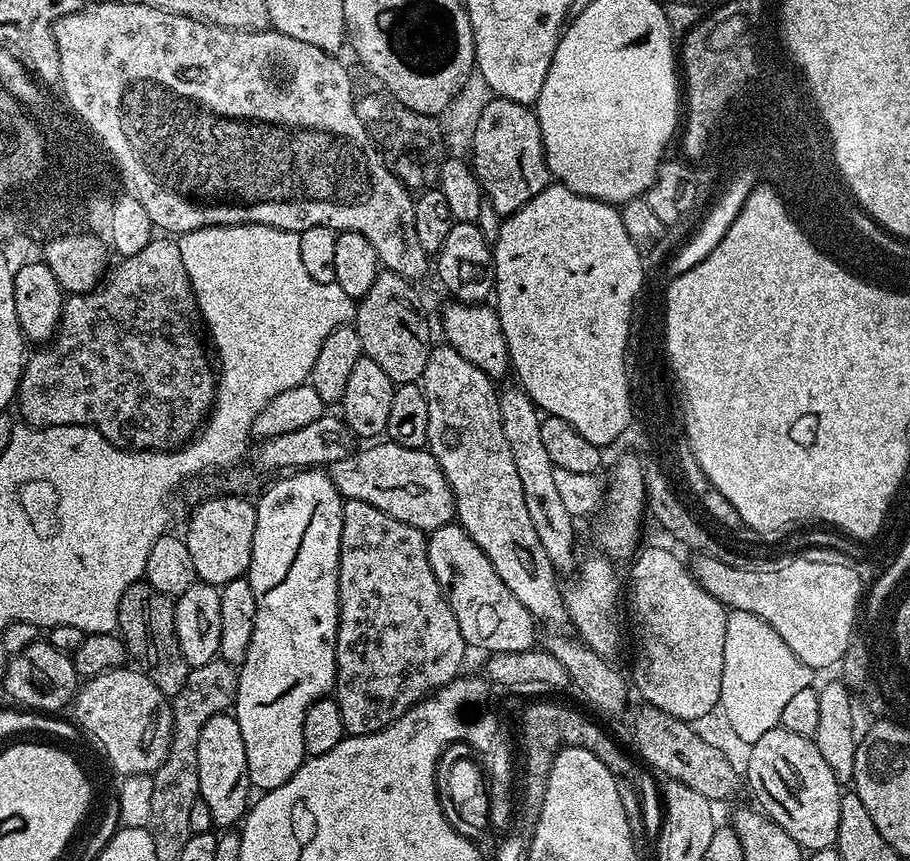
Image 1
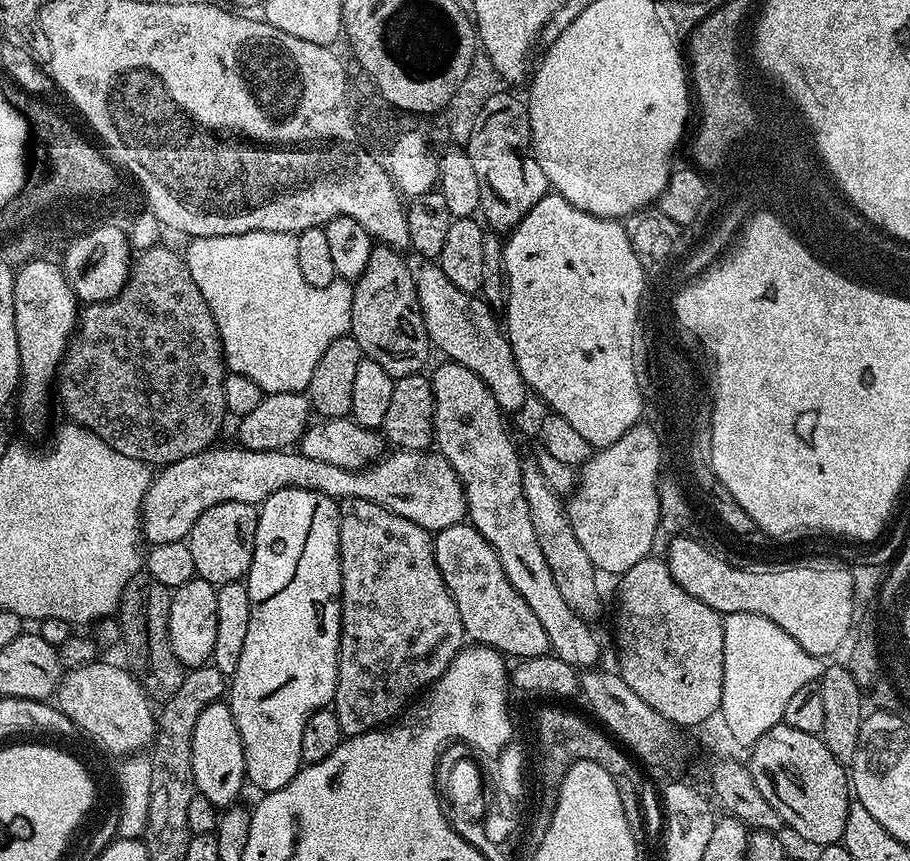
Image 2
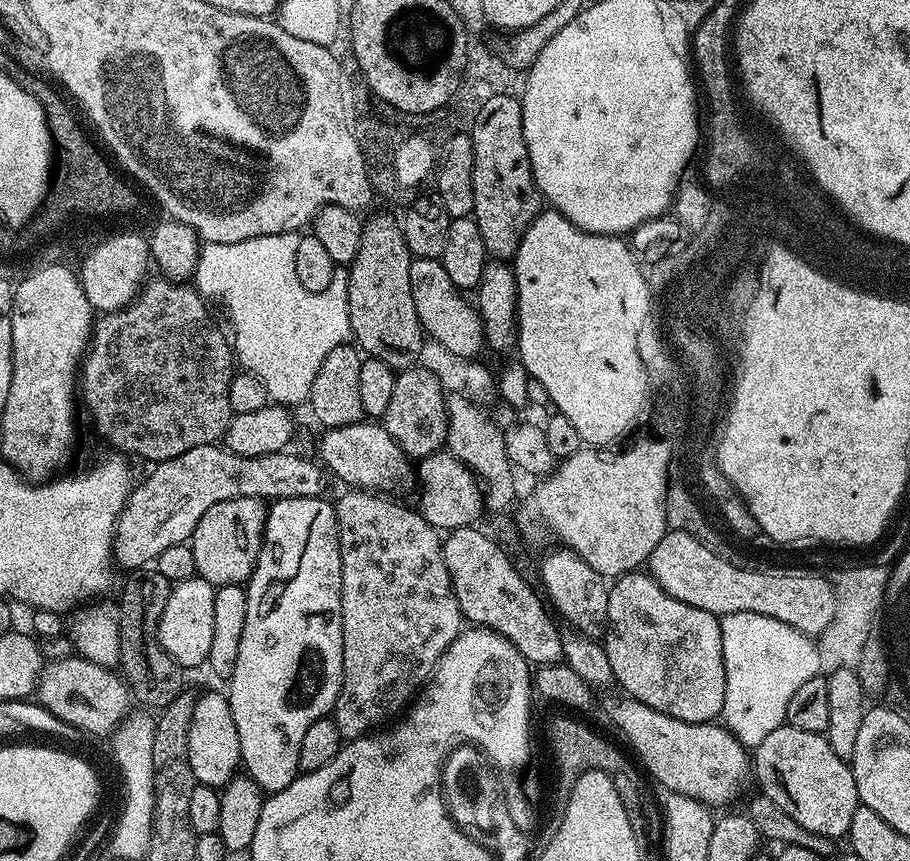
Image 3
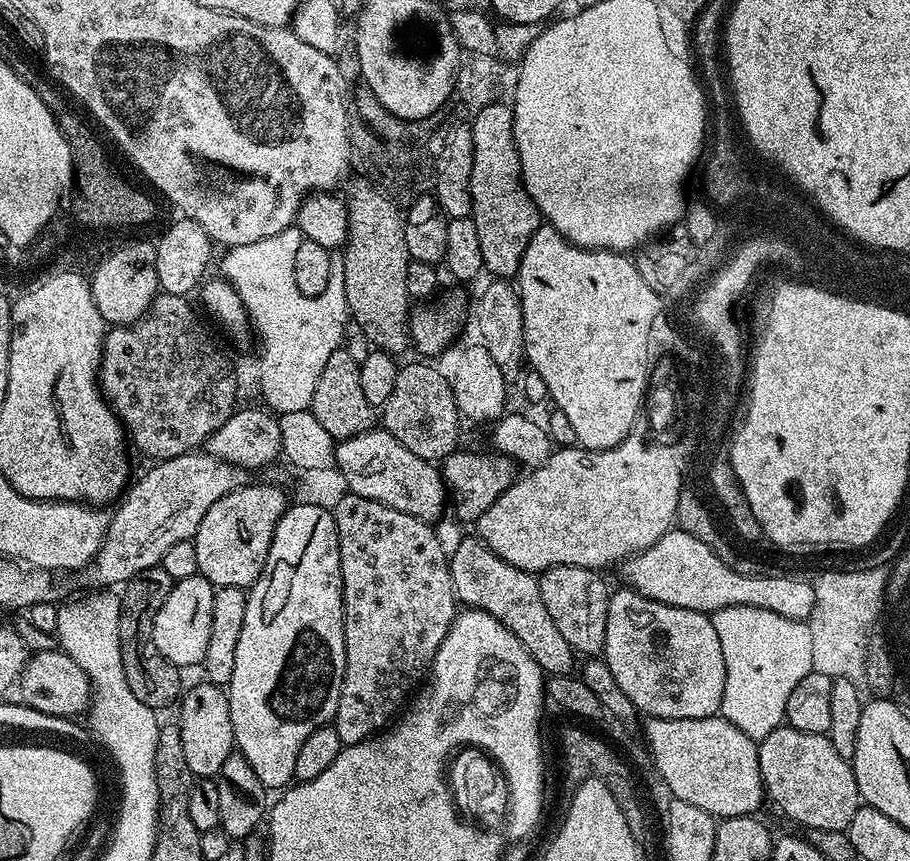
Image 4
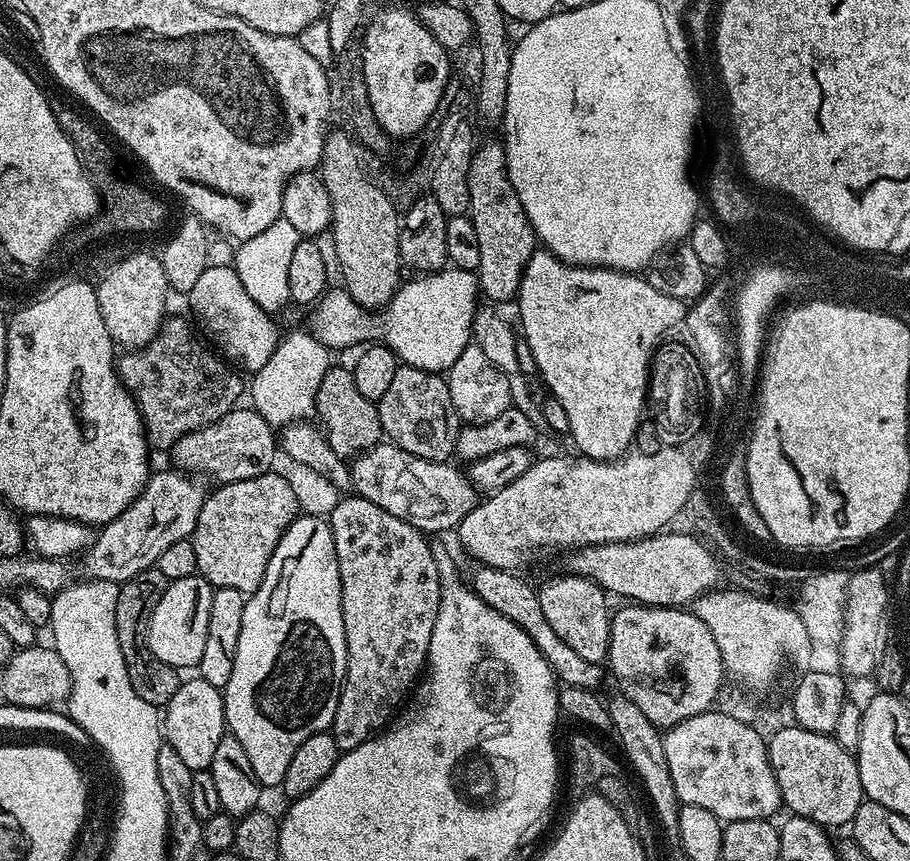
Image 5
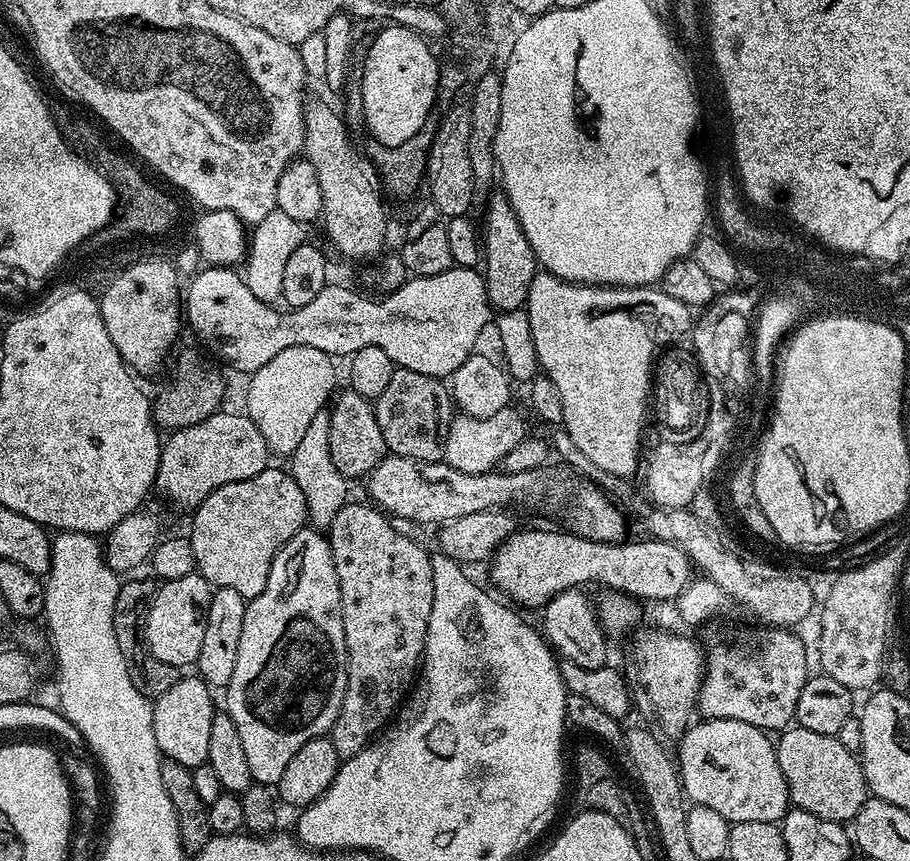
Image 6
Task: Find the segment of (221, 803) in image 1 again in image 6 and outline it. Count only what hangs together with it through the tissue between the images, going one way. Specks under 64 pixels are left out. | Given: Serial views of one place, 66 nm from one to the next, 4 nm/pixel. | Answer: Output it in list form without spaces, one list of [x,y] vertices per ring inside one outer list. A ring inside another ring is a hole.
[[[181,675],[166,690],[166,694],[155,697],[152,706],[154,738],[158,742],[161,757],[173,760],[182,766],[194,769],[208,763],[210,754],[210,722],[214,722],[218,708],[212,705],[213,689],[199,675]]]

